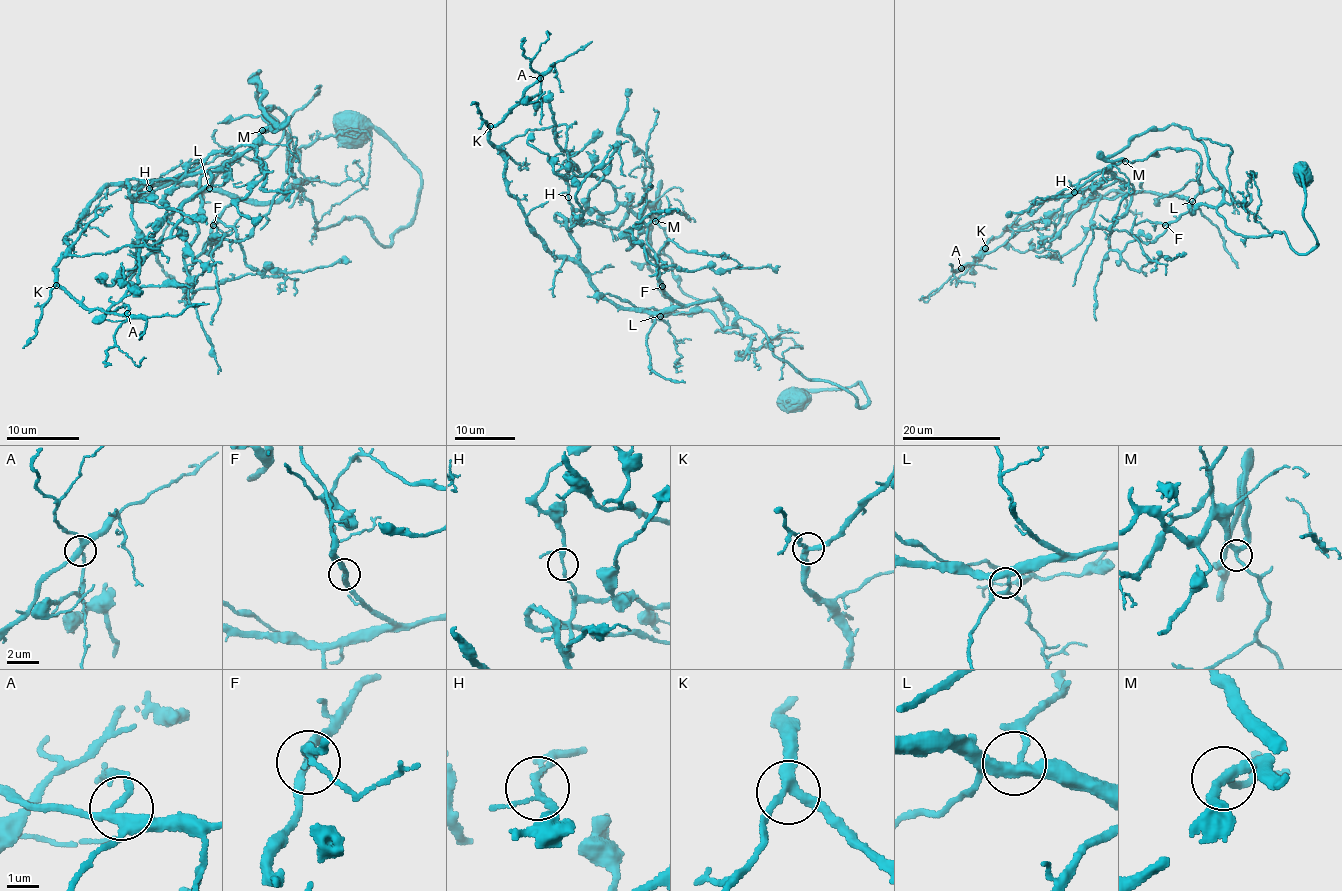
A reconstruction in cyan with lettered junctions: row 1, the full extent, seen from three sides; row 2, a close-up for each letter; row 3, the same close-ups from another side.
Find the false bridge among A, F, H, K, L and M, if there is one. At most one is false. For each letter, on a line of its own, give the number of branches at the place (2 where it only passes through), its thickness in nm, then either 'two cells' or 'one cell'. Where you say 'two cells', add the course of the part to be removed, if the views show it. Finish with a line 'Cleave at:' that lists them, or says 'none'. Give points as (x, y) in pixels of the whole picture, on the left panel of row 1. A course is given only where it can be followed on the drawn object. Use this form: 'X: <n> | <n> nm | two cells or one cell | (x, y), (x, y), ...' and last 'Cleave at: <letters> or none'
A: 3 | 240 nm | one cell
F: 3 | 170 nm | one cell
H: 3 | 120 nm | one cell
K: 3 | 280 nm | one cell
L: 3 | 280 nm | one cell
M: 3 | 240 nm | one cell
Cleave at: none

